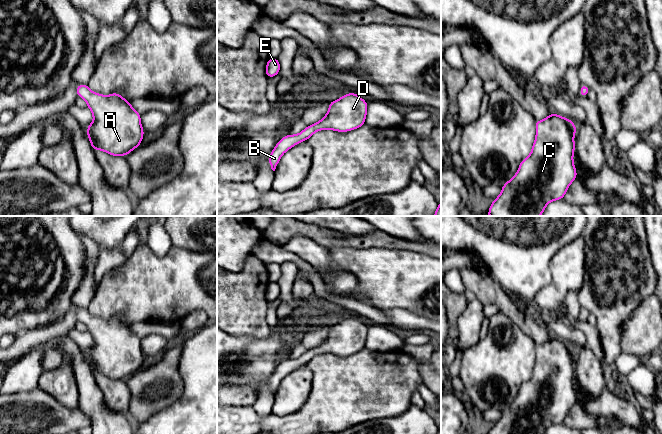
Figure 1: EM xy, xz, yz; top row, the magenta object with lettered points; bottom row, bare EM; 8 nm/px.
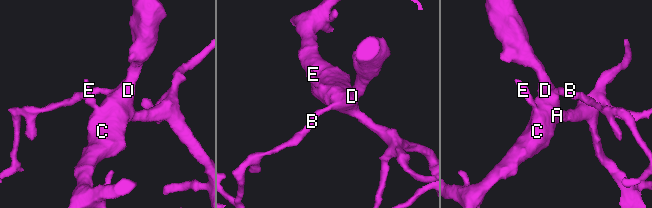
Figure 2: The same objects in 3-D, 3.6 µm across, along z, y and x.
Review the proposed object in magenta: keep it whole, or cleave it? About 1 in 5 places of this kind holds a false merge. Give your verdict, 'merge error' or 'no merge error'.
no merge error

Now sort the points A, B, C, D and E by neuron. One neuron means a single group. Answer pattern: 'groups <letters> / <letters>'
groups A B C D E

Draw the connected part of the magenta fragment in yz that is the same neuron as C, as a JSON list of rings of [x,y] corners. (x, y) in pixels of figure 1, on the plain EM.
[[[552,337],[535,346],[536,362],[532,376],[521,385],[515,400],[503,410],[488,434],[545,434],[547,428],[562,424],[570,408],[577,403],[573,386],[576,349],[568,342]]]

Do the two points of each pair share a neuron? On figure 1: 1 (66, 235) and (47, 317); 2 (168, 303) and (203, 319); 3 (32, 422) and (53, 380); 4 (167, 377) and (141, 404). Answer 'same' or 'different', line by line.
1: same
2: different
3: different
4: same

